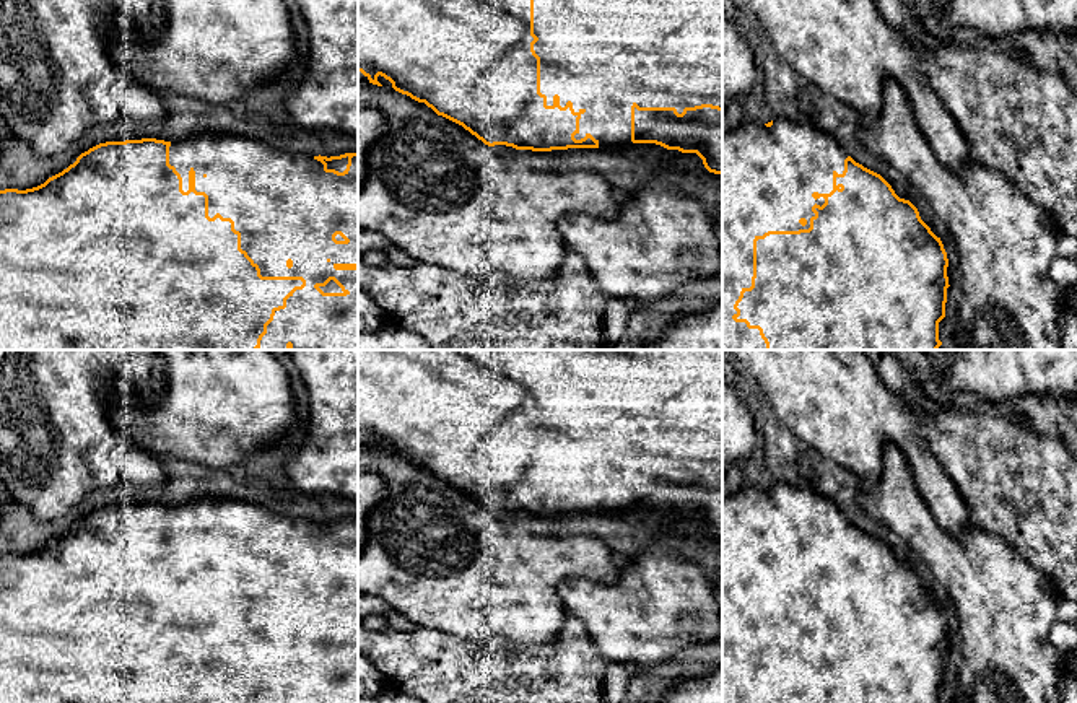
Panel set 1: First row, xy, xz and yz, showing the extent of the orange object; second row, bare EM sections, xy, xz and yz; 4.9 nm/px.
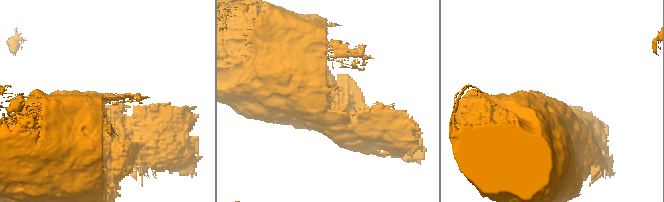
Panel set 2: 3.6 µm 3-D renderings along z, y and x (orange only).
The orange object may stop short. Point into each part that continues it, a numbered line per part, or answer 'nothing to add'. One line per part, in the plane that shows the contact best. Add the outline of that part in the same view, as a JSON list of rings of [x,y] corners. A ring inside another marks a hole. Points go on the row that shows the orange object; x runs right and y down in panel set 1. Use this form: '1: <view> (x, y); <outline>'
1: xy (285, 205); [[[197,133],[171,142],[169,164],[189,190],[189,171],[195,171],[195,190],[208,195],[208,216],[220,213],[234,221],[241,233],[241,249],[259,265],[262,277],[303,277],[306,286],[296,290],[286,308],[275,311],[273,321],[257,350],[358,350],[358,270],[335,270],[335,264],[358,264],[358,156],[351,158],[345,176],[325,172],[312,156],[286,153],[236,133]],[[342,231],[350,242],[335,244],[332,234]],[[335,277],[347,296],[322,296],[314,285]]]

